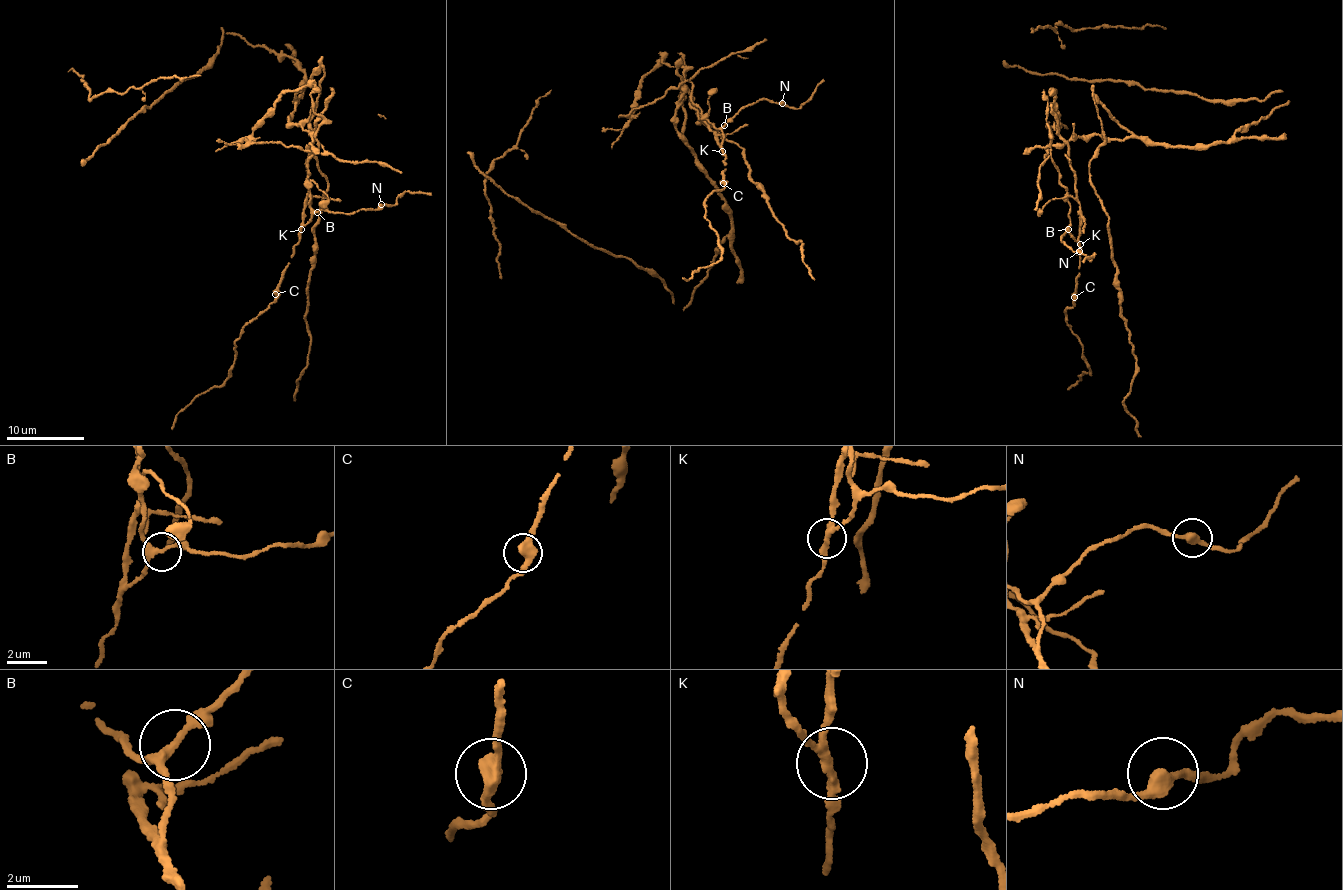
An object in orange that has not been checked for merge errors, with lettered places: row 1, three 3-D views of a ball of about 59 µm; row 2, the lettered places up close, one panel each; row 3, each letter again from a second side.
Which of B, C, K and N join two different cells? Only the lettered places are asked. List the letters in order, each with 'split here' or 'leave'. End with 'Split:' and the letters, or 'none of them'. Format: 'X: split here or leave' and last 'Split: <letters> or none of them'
B: leave
C: leave
K: split here
N: leave
Split: K

